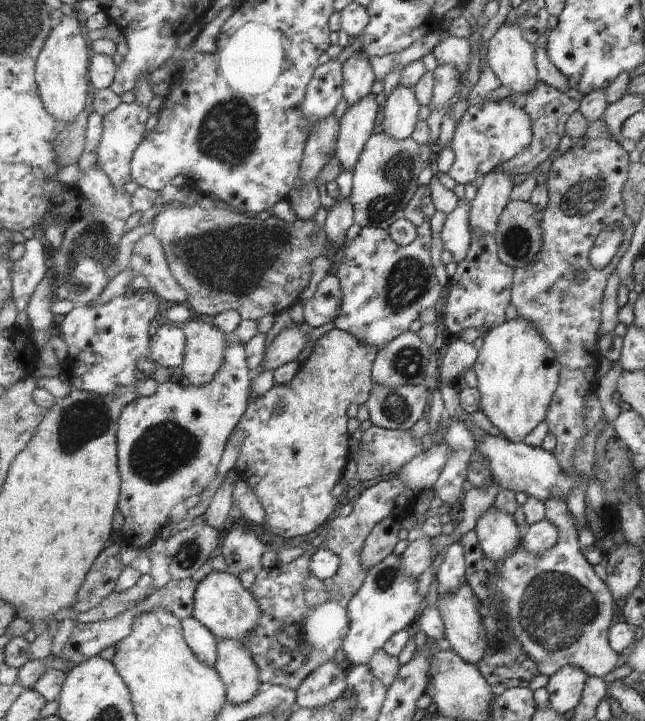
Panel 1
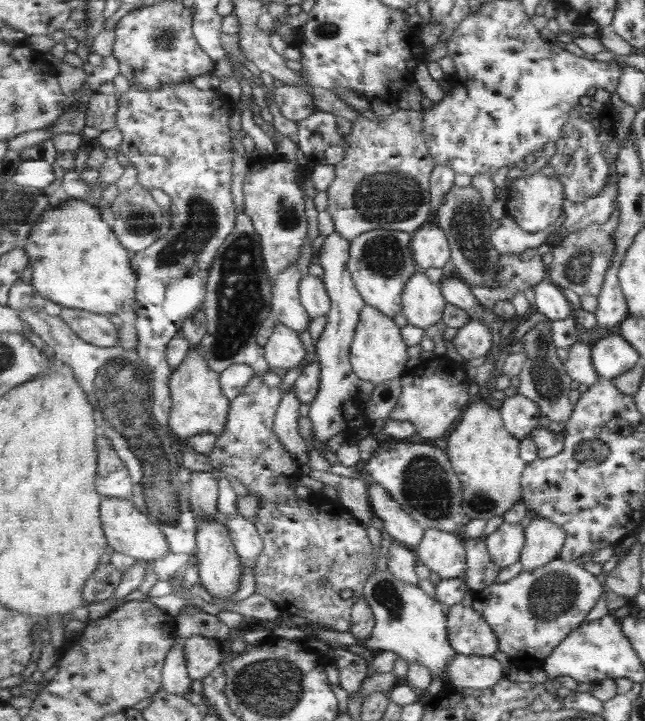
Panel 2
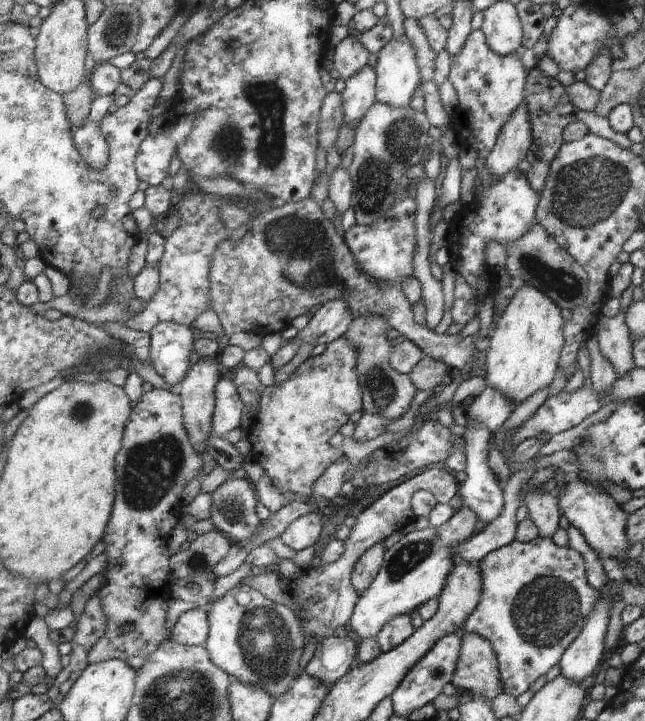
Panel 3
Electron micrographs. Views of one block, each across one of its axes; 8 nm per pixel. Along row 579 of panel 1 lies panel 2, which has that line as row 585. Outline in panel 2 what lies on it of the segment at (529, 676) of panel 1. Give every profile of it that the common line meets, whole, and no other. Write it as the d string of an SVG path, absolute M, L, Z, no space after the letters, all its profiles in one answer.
M464 538L467 554L467 572L465 580L469 591L483 590L494 584L501 568L493 562L484 538Z

